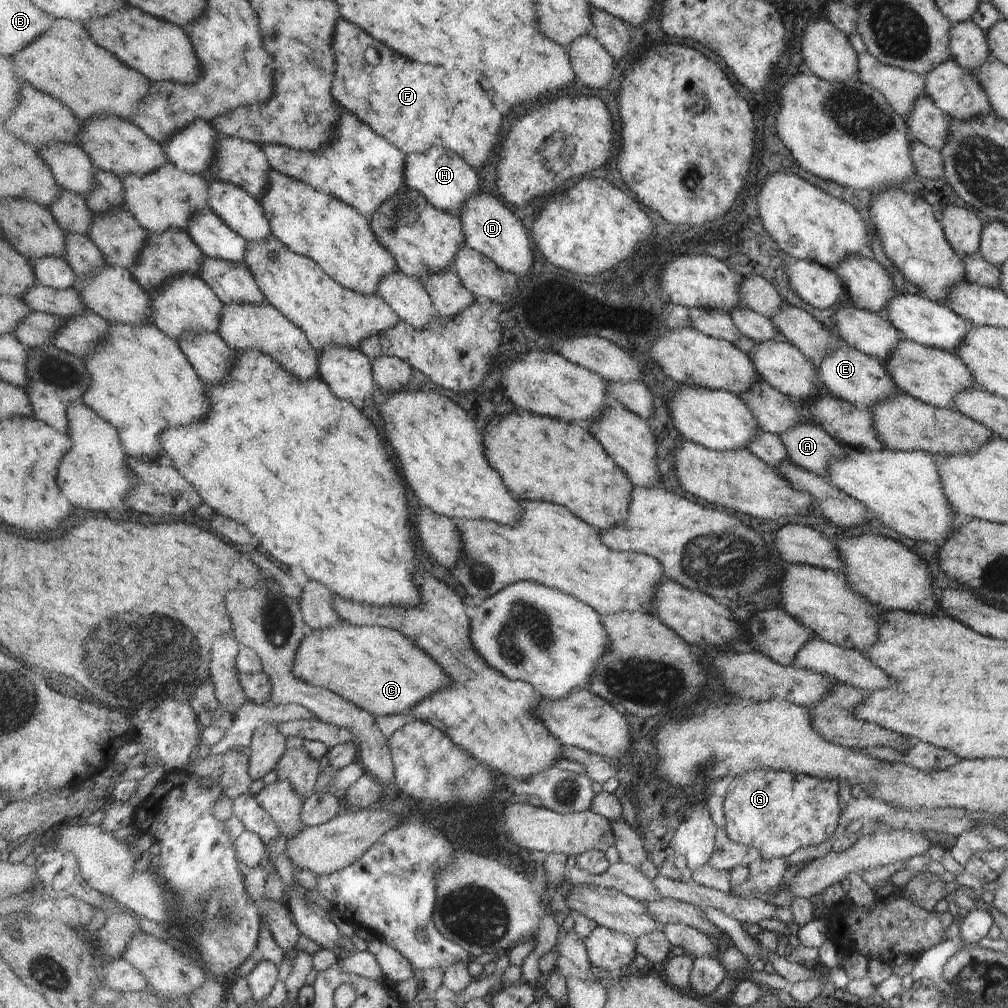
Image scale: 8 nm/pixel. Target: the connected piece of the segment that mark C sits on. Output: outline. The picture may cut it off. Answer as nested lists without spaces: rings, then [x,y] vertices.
[[[331,625],[327,628],[311,631],[304,636],[292,668],[293,674],[316,687],[323,687],[345,697],[359,708],[378,716],[406,714],[417,703],[429,695],[452,687],[452,677],[437,664],[422,648],[419,648],[409,637],[403,636],[392,628],[379,625]]]

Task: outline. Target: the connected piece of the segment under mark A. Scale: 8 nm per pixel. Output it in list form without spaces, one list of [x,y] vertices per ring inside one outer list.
[[[808,421],[791,425],[786,431],[778,434],[778,438],[784,444],[786,458],[789,462],[816,475],[822,476],[831,459],[845,456],[845,446],[838,443],[826,432],[823,432],[821,427],[813,425]]]

